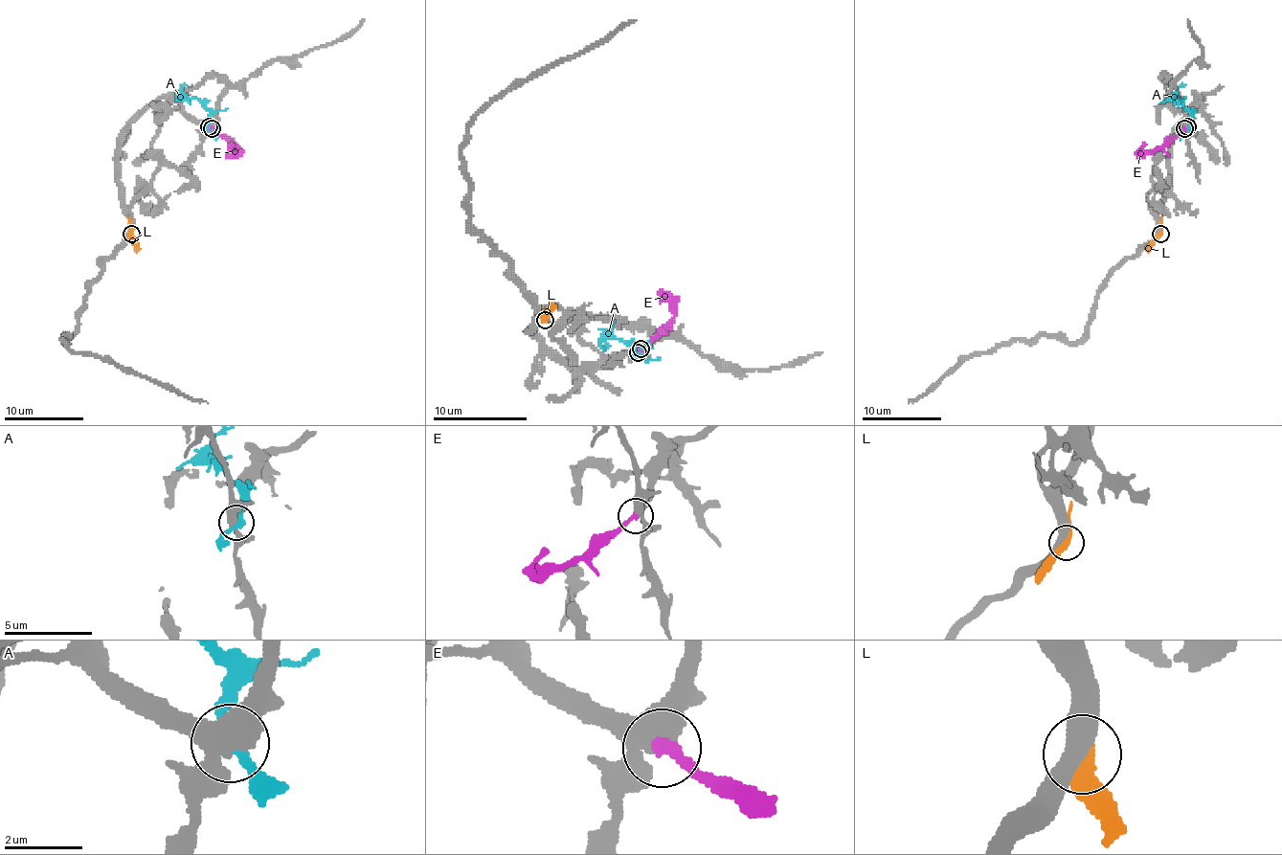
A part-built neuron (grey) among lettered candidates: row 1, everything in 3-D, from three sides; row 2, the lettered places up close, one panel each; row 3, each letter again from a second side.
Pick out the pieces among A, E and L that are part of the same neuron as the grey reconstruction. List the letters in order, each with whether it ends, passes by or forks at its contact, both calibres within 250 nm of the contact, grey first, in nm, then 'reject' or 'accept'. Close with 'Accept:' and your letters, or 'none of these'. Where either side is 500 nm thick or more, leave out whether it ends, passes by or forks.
A: it passes by | 440/280 nm | reject
E: it ends | 400/280 nm | accept
L: it passes by | 480/340 nm | reject
Accept: E

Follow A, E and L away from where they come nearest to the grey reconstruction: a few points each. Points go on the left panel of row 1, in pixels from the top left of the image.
A: (210, 126), (210, 112), (195, 99), (186, 95), (180, 84)
E: (212, 128), (239, 149), (236, 154), (228, 144)
L: (130, 233), (136, 253)

